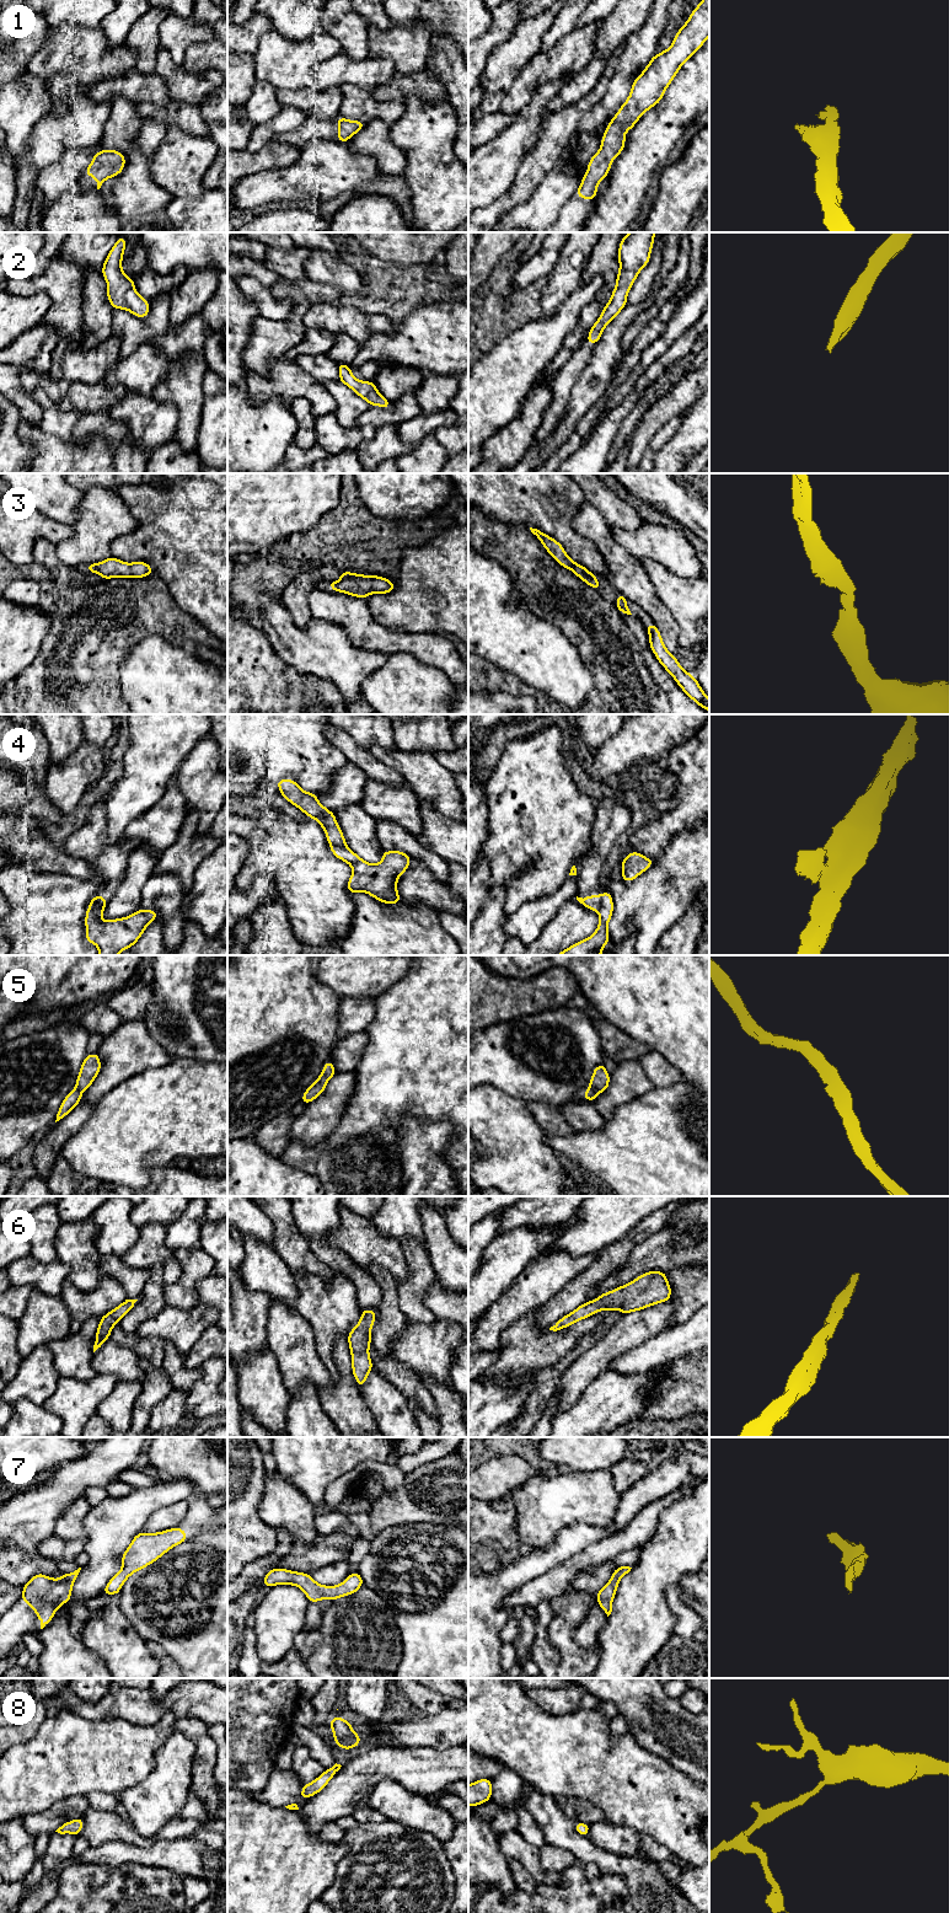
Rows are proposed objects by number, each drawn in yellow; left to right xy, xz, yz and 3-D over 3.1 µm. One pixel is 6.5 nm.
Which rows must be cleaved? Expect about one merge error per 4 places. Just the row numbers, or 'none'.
4

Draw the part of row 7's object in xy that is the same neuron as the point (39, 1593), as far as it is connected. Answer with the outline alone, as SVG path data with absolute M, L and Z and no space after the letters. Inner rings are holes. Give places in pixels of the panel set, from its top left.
M81 1568L60 1579L52 1579L44 1574L36 1574L23 1587L23 1599L41 1619L41 1629L49 1624L57 1609L71 1598L73 1585Z

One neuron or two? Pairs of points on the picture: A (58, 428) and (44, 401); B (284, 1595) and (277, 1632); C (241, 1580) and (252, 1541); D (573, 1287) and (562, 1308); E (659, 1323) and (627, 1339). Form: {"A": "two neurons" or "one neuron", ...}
{"A": "one neuron", "B": "one neuron", "C": "two neurons", "D": "one neuron", "E": "one neuron"}

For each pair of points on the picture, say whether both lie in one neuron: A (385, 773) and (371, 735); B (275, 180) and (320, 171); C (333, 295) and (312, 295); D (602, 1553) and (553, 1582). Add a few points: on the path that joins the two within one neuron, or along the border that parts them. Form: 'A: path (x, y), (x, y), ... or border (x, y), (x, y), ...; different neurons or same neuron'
A: border (344, 732), (368, 750); different neurons
B: path (287, 180), (304, 180), (309, 177); same neuron
C: path (328, 295), (317, 295); same neuron
D: path (590, 1555), (566, 1573); same neuron

